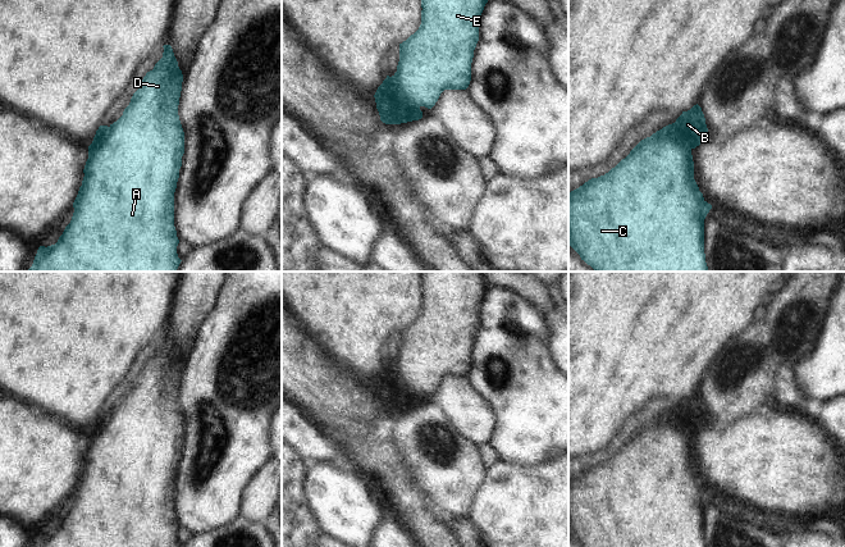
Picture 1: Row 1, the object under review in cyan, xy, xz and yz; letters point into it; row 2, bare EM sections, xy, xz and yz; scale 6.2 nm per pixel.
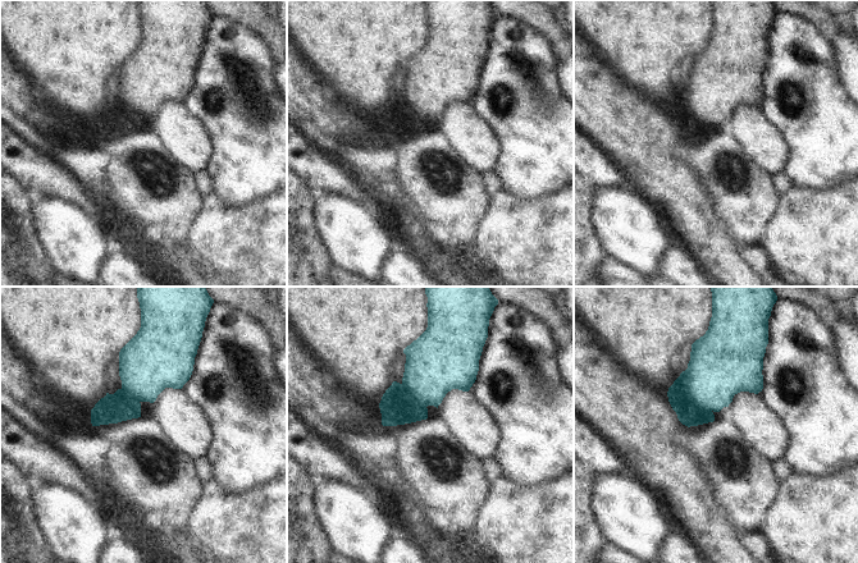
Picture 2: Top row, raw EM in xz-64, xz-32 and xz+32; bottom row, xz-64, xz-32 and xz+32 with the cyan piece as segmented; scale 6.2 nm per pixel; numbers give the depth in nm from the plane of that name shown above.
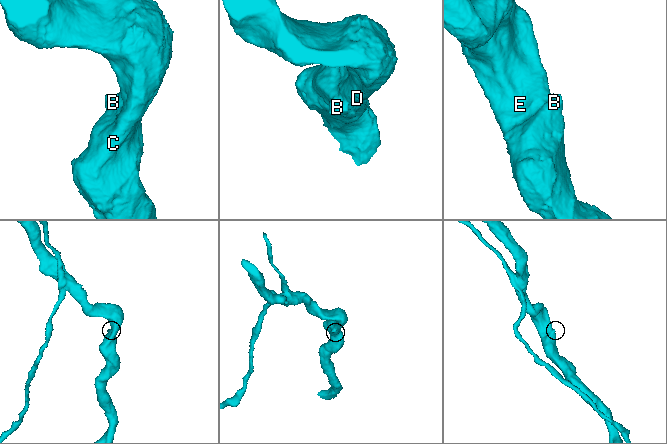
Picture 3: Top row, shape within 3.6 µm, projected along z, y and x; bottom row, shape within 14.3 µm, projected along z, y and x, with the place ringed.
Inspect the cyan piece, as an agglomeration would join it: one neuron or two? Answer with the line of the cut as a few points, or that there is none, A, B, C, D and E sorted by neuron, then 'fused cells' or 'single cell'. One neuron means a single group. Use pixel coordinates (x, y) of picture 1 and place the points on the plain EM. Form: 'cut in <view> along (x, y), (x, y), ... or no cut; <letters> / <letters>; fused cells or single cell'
cut in xz along (391, 364), (397, 379), (406, 388), (419, 395); A C D E / B; fused cells

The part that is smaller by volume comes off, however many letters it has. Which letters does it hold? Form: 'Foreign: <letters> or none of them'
Foreign: B

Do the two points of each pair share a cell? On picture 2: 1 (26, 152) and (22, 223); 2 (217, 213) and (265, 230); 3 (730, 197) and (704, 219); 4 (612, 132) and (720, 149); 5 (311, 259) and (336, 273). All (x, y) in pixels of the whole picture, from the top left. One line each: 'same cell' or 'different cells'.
1: different cells
2: same cell
3: different cells
4: different cells
5: different cells

